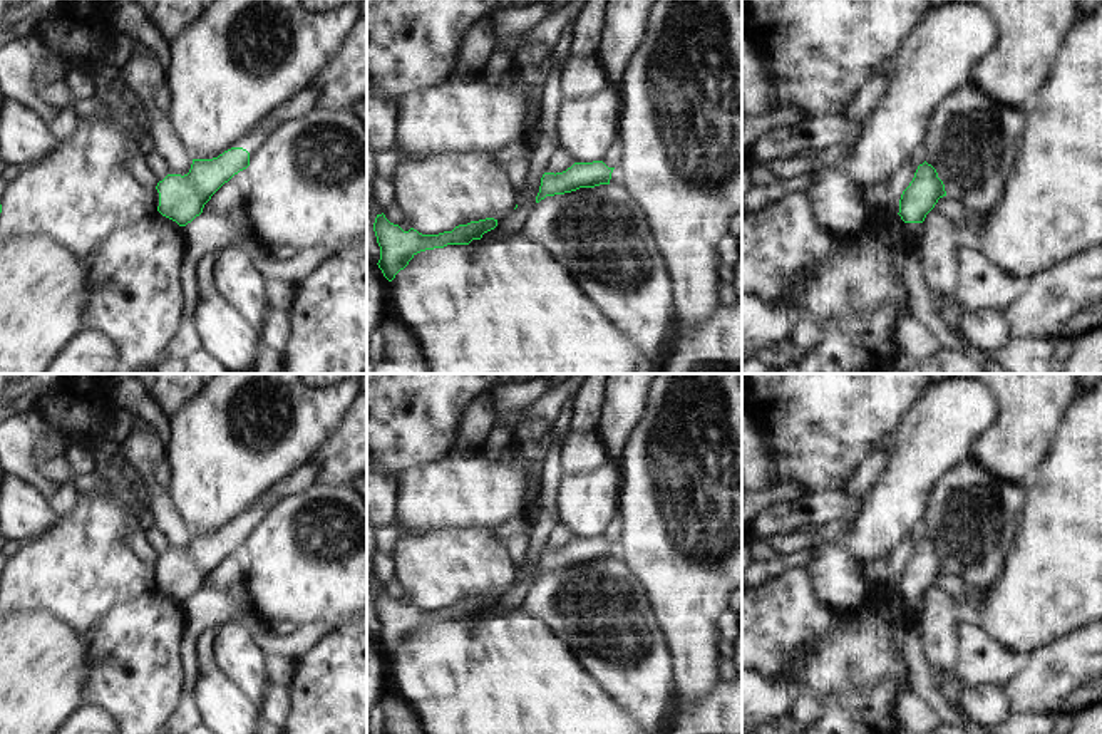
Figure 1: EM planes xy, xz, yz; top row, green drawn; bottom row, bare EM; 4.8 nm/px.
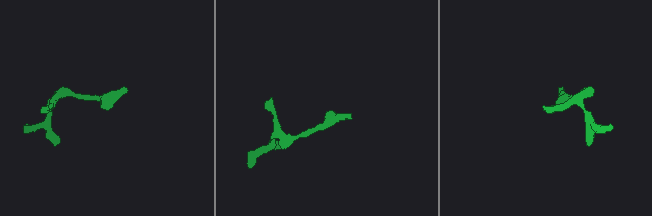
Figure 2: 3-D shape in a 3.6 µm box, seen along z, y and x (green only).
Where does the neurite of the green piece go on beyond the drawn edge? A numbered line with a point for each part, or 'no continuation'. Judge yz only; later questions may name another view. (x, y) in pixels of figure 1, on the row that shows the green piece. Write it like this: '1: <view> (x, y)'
no continuation

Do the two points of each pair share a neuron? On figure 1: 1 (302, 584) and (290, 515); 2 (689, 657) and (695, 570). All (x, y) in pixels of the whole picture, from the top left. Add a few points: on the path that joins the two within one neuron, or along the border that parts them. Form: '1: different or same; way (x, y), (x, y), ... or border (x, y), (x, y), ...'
1: same; way (302, 567), (302, 535), (298, 532)
2: same; way (694, 635), (694, 592)

